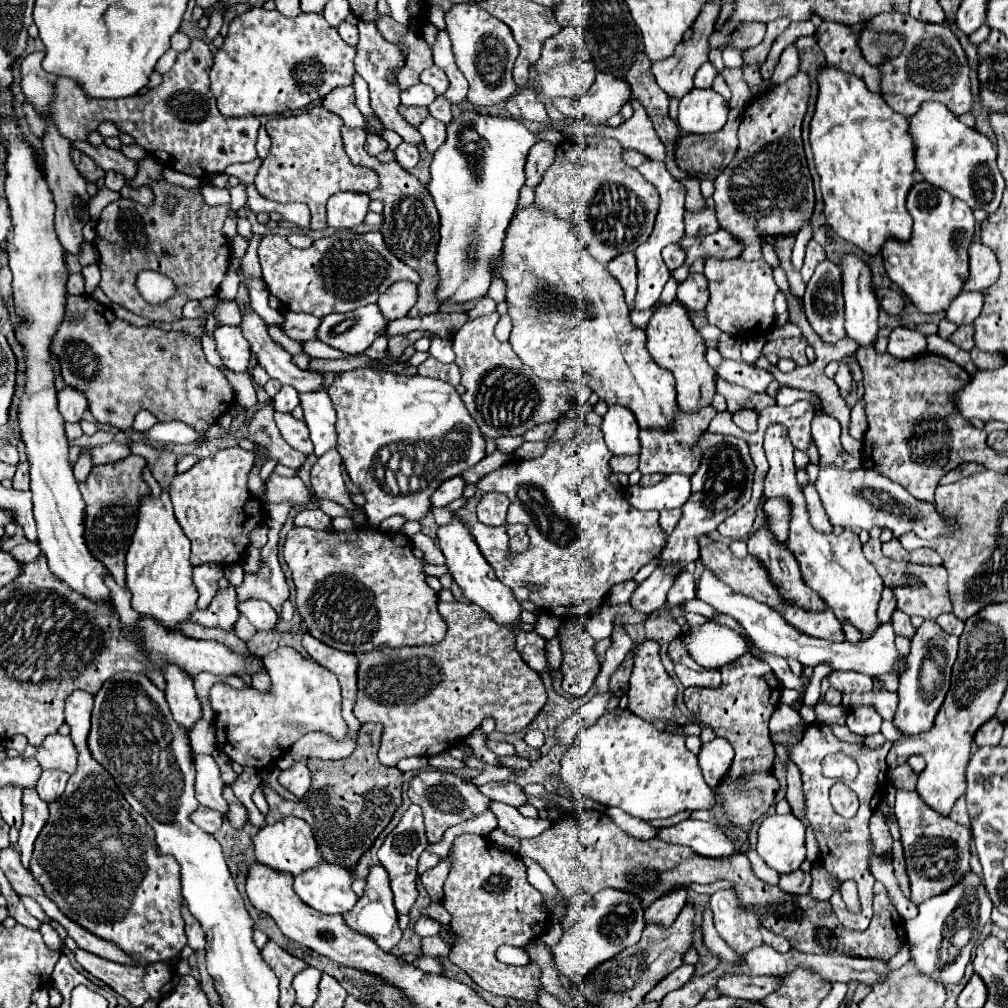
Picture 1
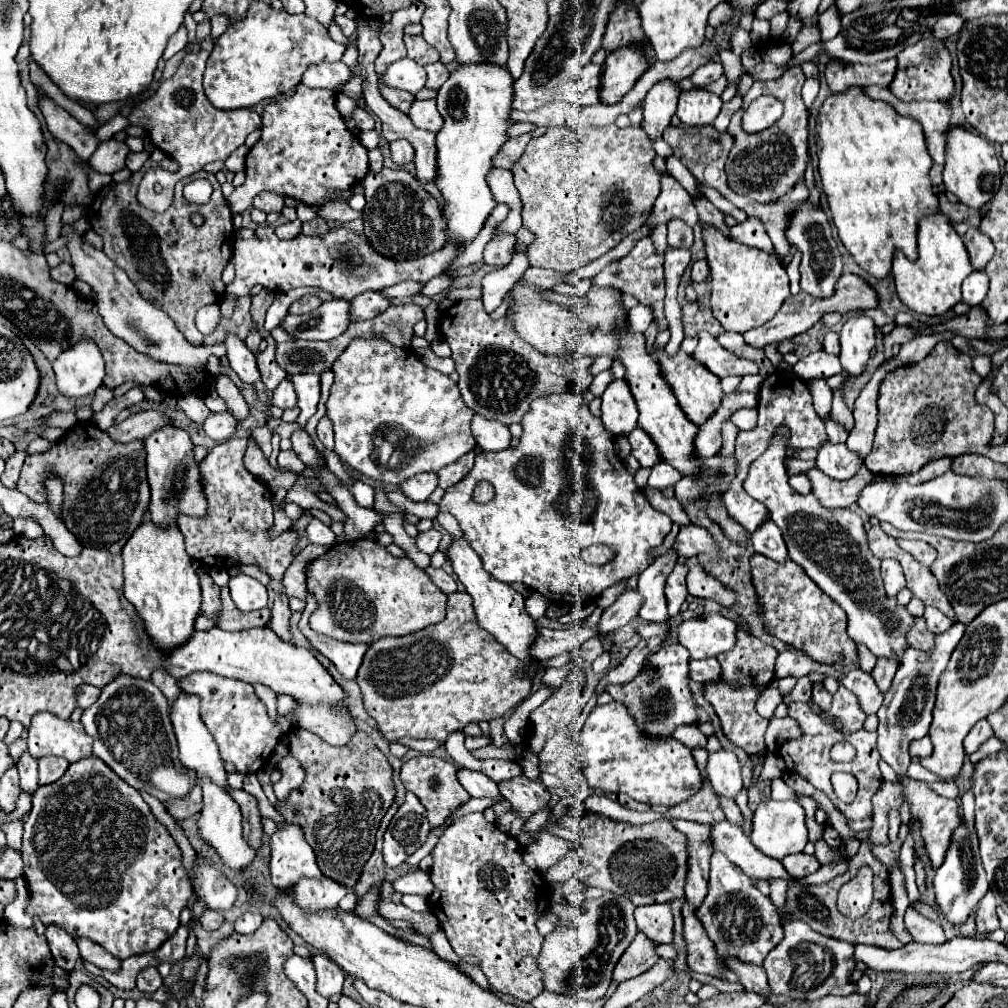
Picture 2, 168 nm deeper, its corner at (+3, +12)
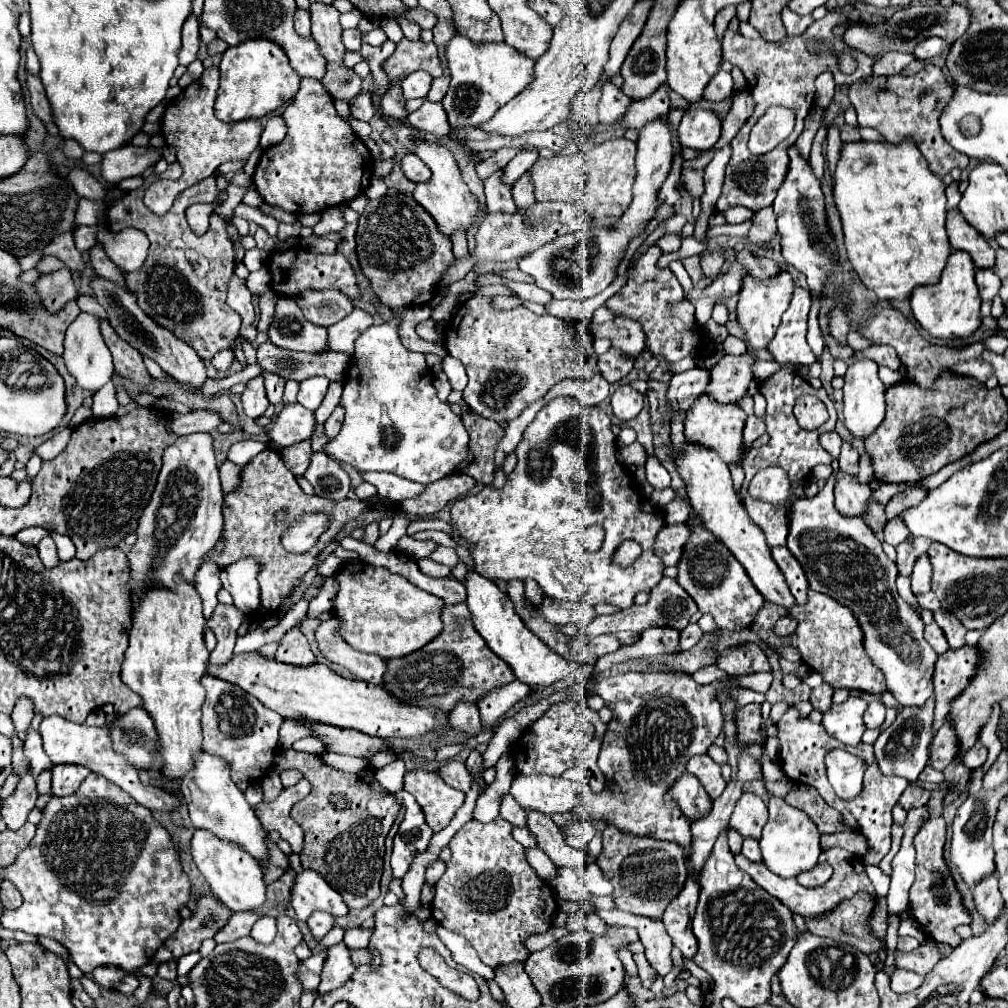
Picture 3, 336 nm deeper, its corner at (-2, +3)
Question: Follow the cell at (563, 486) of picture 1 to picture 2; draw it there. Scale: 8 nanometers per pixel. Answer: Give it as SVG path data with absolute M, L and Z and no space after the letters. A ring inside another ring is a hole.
M557 393L533 401L521 425L523 435L519 447L497 453L481 451L469 475L457 485L449 487L439 501L441 511L451 513L459 521L465 539L481 557L483 569L501 583L519 581L547 597L551 603L571 605L591 601L609 585L641 573L653 561L649 551L663 543L665 535L673 527L673 521L669 515L657 511L647 501L645 493L635 485L623 461L615 455L613 435L603 429L601 419L589 411L589 405L581 395ZM567 455L573 455L573 469ZM483 479L495 487L495 499L479 505L471 499L471 493L475 483ZM587 545L607 545L615 551L615 557L603 567L587 565L579 553Z

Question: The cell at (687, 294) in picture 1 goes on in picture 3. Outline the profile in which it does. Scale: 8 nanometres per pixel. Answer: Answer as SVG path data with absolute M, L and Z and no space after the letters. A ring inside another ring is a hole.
M714 250L714 252L710 252L710 254L706 254L706 256L702 256L702 260L700 260L700 264L702 264L702 270L704 270L704 274L706 276L718 276L720 274L720 268L722 268L722 264L724 264L724 254L720 252L720 250Z

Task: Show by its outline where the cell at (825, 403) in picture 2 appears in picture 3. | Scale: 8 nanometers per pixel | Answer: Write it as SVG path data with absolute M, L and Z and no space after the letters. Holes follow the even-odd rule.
M828 432L820 436L820 444L826 448L826 452L832 456L832 460L838 460L840 456L840 446L842 446L842 438L836 432Z

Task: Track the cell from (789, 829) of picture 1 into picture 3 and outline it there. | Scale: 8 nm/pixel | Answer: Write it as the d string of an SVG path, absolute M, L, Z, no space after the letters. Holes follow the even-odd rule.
M770 794L768 810L770 810L770 818L768 818L768 824L764 826L762 840L760 840L764 864L782 878L796 878L798 874L812 870L818 864L818 856L822 852L820 832L814 826L814 822L802 810L788 806L782 798L774 794Z

